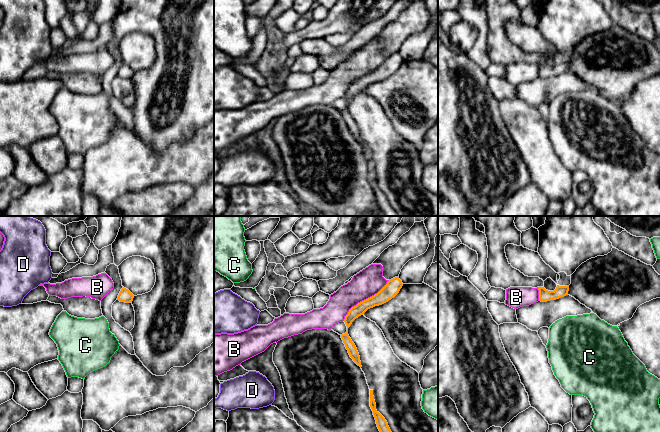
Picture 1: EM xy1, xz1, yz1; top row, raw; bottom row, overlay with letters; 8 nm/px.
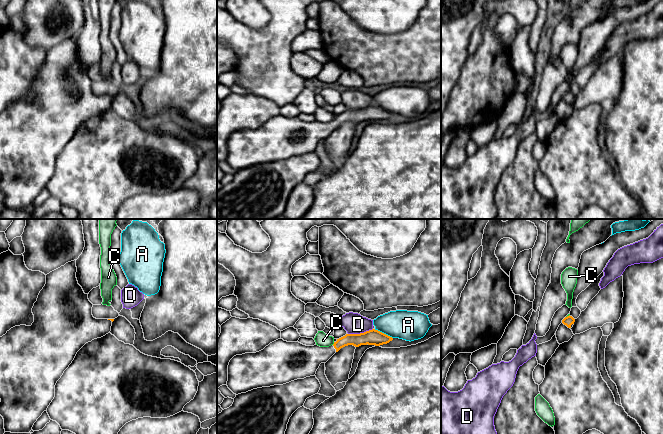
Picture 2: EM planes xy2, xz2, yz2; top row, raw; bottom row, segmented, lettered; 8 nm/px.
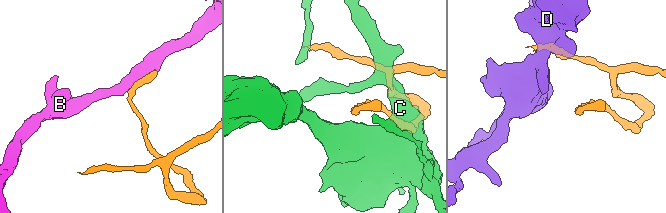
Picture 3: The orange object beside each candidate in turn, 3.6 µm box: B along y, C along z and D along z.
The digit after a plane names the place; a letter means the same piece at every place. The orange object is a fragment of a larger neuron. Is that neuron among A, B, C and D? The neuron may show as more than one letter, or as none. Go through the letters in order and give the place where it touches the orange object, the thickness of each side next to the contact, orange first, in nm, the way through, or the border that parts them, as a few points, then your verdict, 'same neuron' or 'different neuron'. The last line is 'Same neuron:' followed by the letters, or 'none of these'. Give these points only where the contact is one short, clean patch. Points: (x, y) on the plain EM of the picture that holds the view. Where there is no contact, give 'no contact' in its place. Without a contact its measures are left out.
A: contact xz2 (383, 109); calibres 130 and 240 nm; different neuron
B: contact xz1 (364, 76); calibres 120 and 220 nm; different neuron
C: contact xz2 (334, 119); calibres 100 and 110 nm; border xz2 (334, 118), (332, 120); different neuron
D: contact xz2 (360, 109); calibres 130 and 170 nm; border xz2 (372, 104), (363, 108), (348, 110); different neuron
Same neuron: none of these

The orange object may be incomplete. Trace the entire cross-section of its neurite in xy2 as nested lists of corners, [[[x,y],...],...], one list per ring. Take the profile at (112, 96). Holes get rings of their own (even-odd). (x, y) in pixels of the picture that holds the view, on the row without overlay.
[[[76,36],[46,51],[46,60],[34,79],[31,102],[11,104],[0,113],[0,191],[4,195],[5,208],[29,209],[34,199],[47,186],[55,173],[55,161],[74,136],[77,128],[88,118],[110,109],[114,95],[96,95],[92,91],[93,80],[76,54]]]

